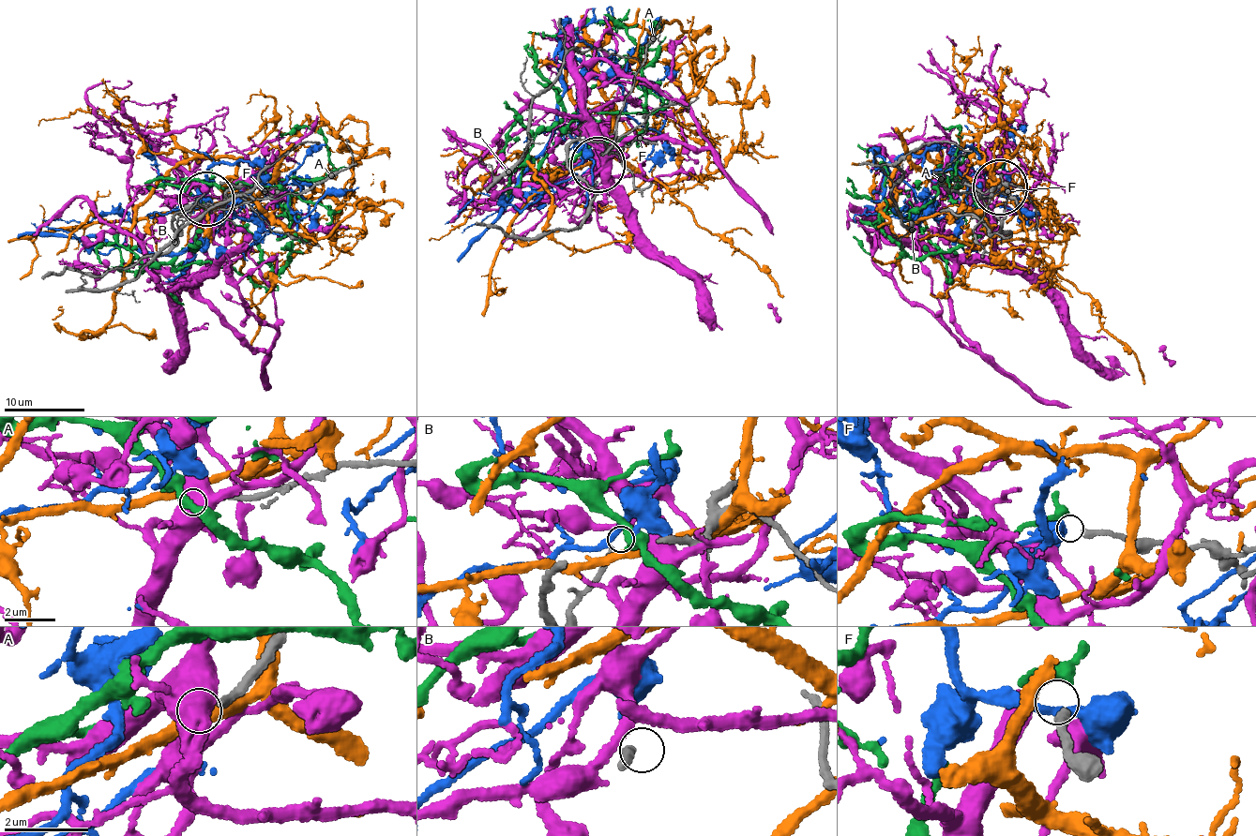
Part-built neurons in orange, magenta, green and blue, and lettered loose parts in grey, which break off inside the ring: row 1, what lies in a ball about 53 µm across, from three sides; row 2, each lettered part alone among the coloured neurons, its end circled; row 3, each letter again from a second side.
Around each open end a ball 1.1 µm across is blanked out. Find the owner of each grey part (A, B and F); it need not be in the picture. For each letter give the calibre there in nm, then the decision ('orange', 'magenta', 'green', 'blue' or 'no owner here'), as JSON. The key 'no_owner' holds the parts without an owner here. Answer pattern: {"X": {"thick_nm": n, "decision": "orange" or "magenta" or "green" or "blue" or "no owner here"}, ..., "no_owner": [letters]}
{"A": {"thick_nm": 150, "decision": "no owner here"}, "B": {"thick_nm": 180, "decision": "no owner here"}, "F": {"thick_nm": 240, "decision": "green"}, "no_owner": ["A", "B"]}

